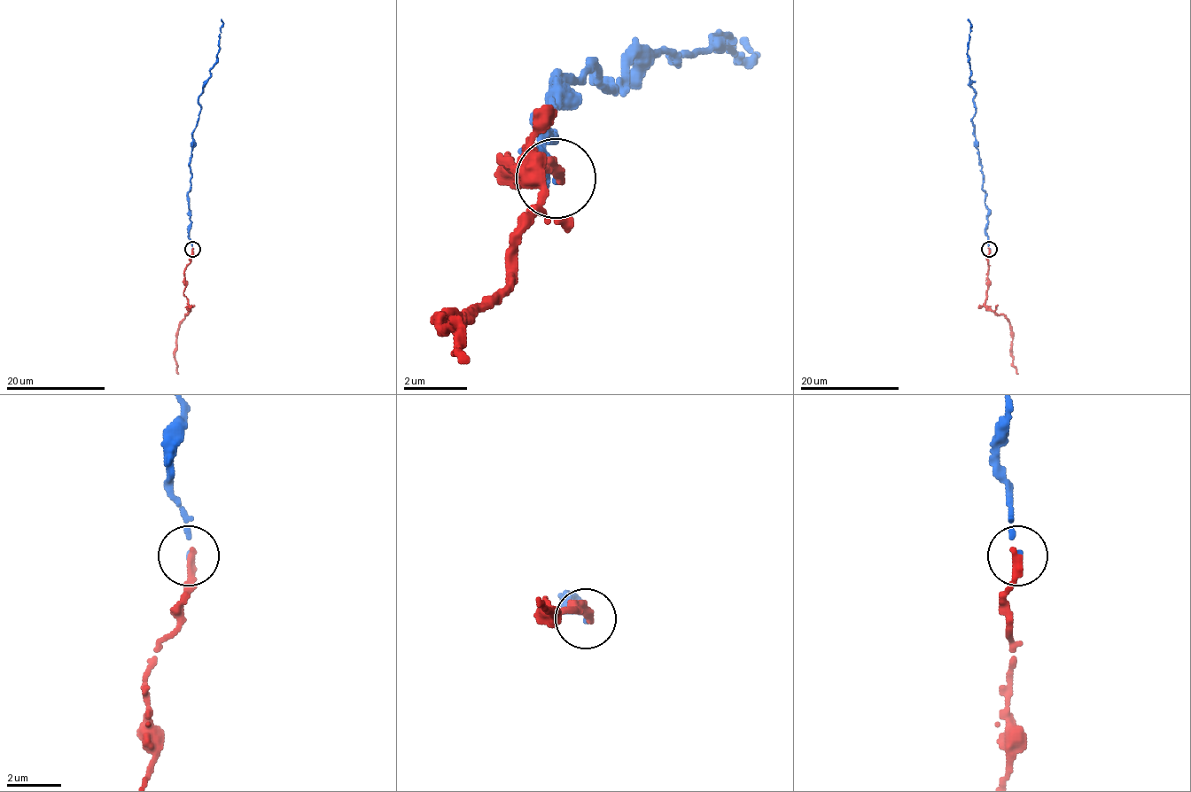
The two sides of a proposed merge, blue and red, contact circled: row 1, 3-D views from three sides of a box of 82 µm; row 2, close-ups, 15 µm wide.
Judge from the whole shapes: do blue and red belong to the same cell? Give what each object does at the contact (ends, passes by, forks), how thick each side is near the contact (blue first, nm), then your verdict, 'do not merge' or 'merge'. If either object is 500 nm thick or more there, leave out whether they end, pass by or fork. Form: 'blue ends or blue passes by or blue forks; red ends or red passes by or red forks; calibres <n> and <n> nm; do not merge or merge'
blue ends; red ends; calibres 190 and 300 nm; merge

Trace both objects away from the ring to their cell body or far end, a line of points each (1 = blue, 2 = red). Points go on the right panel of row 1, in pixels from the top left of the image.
1: (990, 249), (988, 208), (972, 118), (976, 92), (969, 86), (968, 19)
2: (990, 249), (984, 305), (1004, 315), (1010, 324), (1013, 366), (1018, 374)

